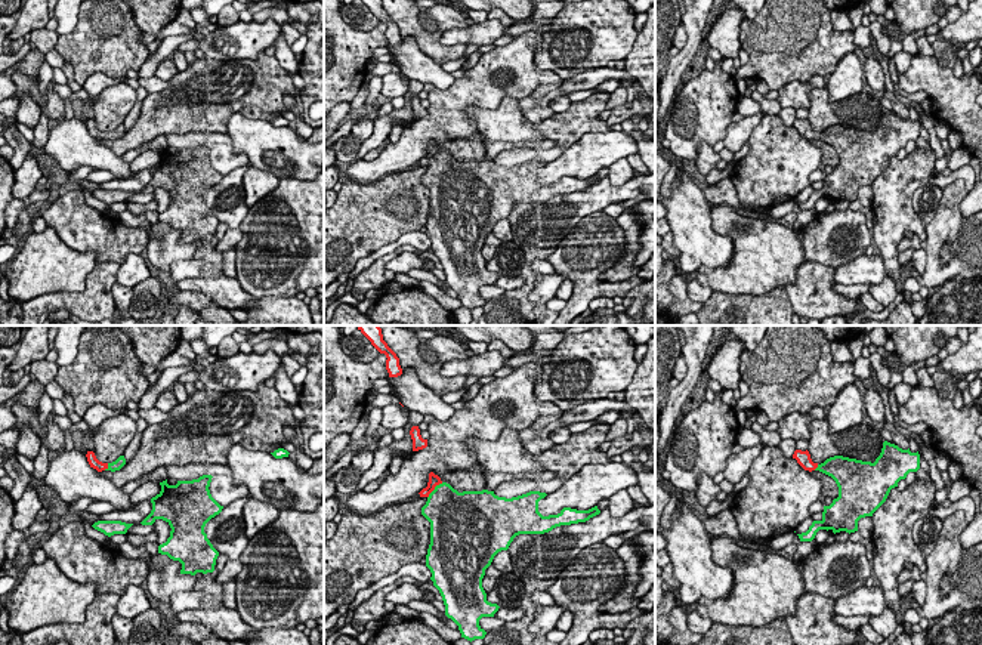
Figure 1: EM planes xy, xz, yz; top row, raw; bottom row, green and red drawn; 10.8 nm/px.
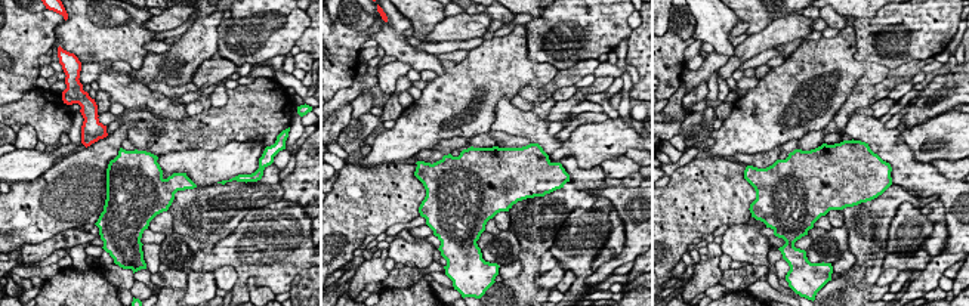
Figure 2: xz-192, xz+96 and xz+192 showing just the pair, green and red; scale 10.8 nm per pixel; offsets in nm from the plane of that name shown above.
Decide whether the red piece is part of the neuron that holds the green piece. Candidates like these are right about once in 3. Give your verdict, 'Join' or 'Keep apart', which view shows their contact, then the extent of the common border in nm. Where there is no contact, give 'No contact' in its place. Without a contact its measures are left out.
Join. Touches green in xz. Shared border 240 nm

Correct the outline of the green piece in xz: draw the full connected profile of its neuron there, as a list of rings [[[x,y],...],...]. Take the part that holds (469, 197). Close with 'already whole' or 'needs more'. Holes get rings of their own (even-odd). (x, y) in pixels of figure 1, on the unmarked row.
[[[433,141],[429,142],[427,155],[419,163],[427,167],[421,183],[430,191],[430,213],[426,223],[430,249],[442,265],[445,284],[458,294],[461,306],[470,311],[485,306],[487,300],[479,294],[479,288],[494,286],[500,277],[487,269],[482,256],[485,238],[498,220],[507,219],[519,203],[544,203],[561,194],[586,191],[600,182],[597,175],[589,179],[563,176],[558,183],[543,185],[538,170],[547,164],[546,161],[529,160],[512,167],[498,166],[488,158],[458,161]]] | needs more

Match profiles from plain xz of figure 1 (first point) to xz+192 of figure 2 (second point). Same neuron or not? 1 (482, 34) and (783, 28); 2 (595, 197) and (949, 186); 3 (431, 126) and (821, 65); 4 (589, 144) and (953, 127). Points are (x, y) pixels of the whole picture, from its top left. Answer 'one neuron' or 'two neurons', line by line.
1: one neuron
2: two neurons
3: one neuron
4: one neuron

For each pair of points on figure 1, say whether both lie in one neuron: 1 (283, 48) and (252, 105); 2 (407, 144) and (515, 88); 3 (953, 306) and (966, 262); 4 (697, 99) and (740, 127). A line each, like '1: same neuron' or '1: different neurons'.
1: different neurons
2: same neuron
3: different neurons
4: different neurons

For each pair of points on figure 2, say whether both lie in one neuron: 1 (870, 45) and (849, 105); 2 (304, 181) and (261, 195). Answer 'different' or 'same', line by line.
1: different
2: different

